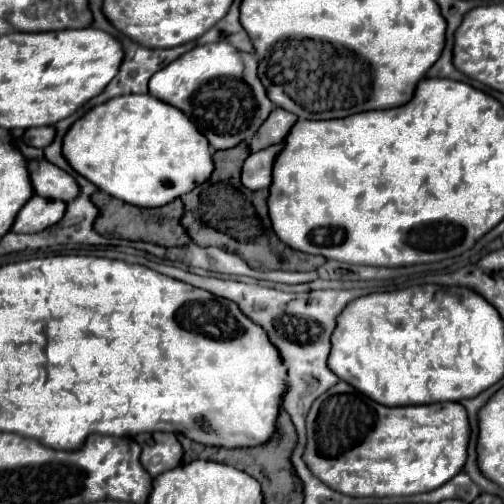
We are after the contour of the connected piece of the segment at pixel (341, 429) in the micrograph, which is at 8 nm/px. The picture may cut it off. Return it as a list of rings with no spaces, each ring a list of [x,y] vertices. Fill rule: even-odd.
[[[337,382],[333,388],[329,388],[329,392],[323,392],[313,402],[305,418],[305,428],[307,444],[303,450],[303,460],[309,464],[313,476],[341,494],[359,498],[409,496],[435,490],[461,472],[467,460],[469,420],[465,408],[459,402],[387,408],[363,396],[349,384]]]

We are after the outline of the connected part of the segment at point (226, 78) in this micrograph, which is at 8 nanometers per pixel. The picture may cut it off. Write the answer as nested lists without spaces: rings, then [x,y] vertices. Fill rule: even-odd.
[[[227,42],[195,46],[193,50],[185,52],[185,56],[179,56],[171,64],[167,64],[159,72],[155,72],[153,78],[149,80],[149,94],[159,96],[159,100],[185,112],[185,116],[189,116],[195,122],[195,126],[205,134],[213,150],[227,150],[245,140],[251,140],[253,134],[259,130],[259,126],[267,120],[267,116],[273,110],[273,102],[267,98],[265,88],[257,76],[255,56],[239,52]]]

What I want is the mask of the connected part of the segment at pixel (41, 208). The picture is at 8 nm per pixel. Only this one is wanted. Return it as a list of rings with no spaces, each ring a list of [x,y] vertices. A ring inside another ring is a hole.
[[[31,196],[19,210],[11,226],[11,232],[41,232],[57,224],[63,214],[65,214],[65,202]]]

